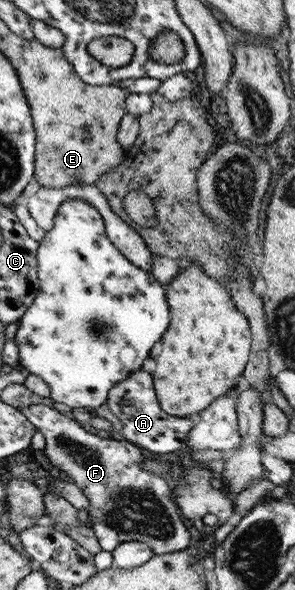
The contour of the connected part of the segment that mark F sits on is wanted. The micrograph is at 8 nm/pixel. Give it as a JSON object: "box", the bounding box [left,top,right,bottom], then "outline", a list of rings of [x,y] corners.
{"box":[20,404,189,554],"outline":[[[32,404],[20,409],[23,416],[39,431],[45,439],[43,453],[53,468],[59,470],[63,476],[73,482],[82,496],[87,498],[89,509],[83,513],[93,523],[91,530],[99,544],[100,550],[111,552],[121,542],[145,542],[154,554],[167,554],[187,549],[189,533],[179,519],[175,510],[175,504],[171,496],[171,483],[167,479],[161,479],[156,475],[149,474],[140,465],[142,459],[141,449],[125,440],[105,439],[97,437],[75,421],[71,416],[60,413],[48,405]]]}

